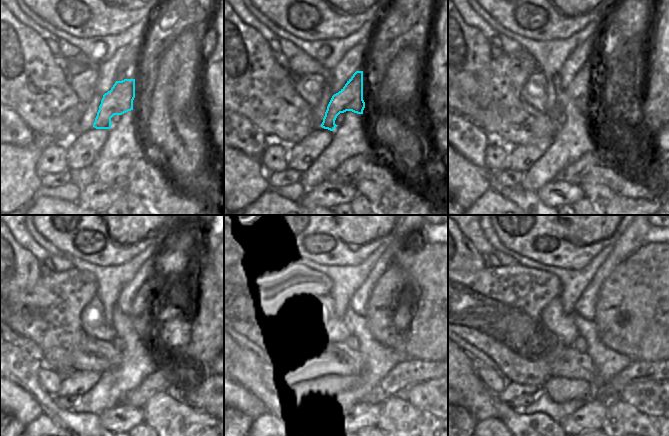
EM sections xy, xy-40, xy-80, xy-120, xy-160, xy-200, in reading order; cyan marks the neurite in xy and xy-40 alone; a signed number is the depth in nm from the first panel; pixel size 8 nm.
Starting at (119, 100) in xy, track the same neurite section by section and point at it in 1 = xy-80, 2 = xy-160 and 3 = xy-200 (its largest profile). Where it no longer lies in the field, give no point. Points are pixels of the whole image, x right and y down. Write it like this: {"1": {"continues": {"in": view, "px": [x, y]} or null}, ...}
{"1": {"continues": {"in": "xy-80", "px": [579, 90]}}, "2": {"continues": {"in": "xy-160", "px": [427, 274]}}, "3": {"continues": {"in": "xy-200", "px": [651, 308]}}}

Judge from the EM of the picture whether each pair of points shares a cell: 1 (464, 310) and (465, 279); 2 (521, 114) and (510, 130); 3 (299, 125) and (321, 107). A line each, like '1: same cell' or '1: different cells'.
1: same cell
2: same cell
3: different cells

